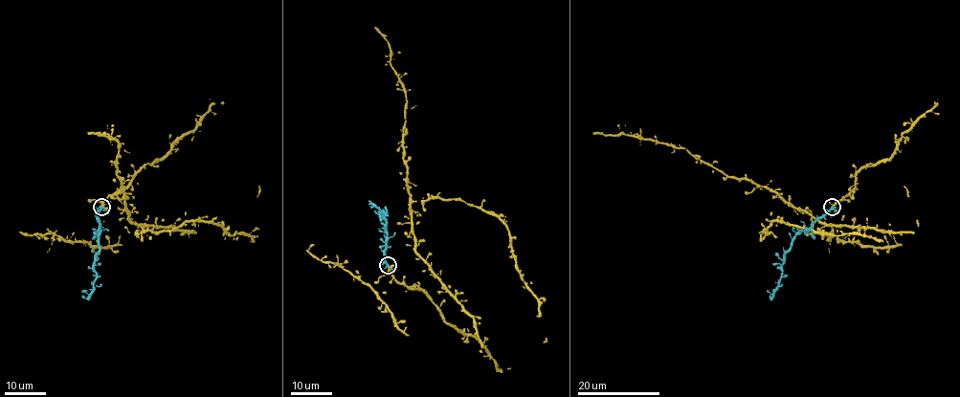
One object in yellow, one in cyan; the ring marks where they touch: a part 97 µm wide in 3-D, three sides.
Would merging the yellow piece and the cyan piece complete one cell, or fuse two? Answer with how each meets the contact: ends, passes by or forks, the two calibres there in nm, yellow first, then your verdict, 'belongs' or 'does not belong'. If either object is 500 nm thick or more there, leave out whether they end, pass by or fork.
yellow forks; cyan forks; calibres 280 and 280 nm; belongs

